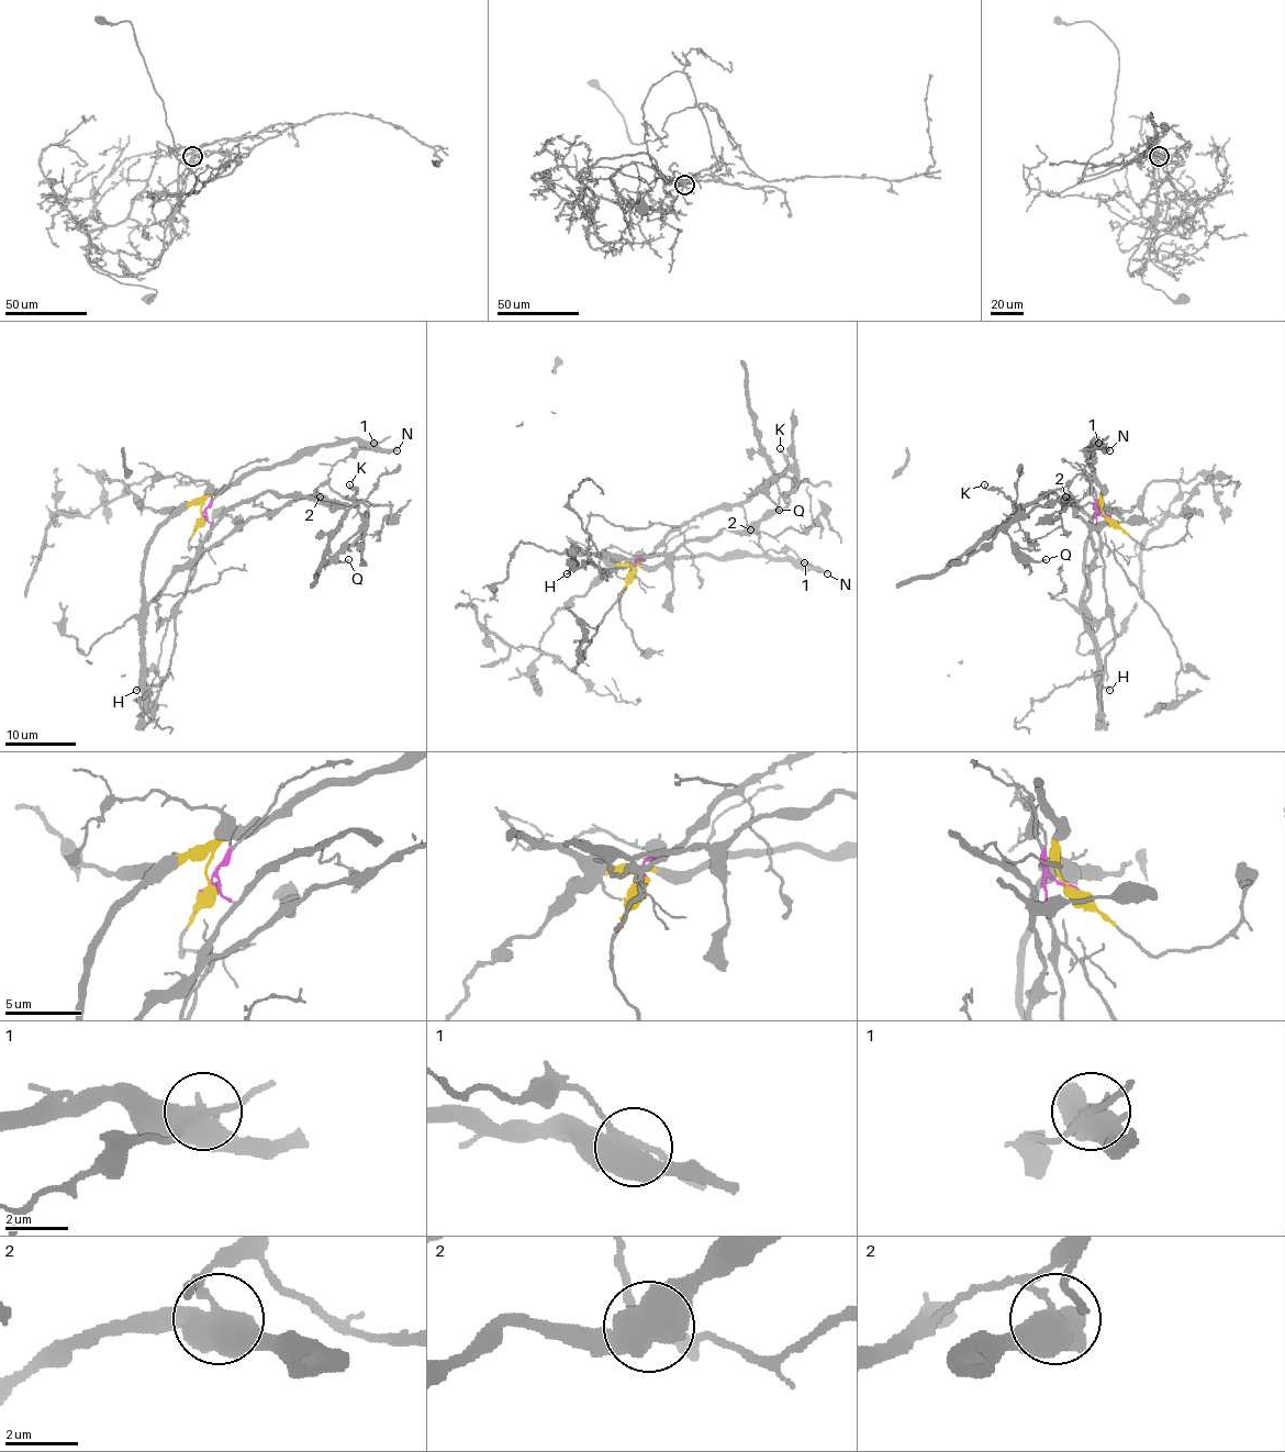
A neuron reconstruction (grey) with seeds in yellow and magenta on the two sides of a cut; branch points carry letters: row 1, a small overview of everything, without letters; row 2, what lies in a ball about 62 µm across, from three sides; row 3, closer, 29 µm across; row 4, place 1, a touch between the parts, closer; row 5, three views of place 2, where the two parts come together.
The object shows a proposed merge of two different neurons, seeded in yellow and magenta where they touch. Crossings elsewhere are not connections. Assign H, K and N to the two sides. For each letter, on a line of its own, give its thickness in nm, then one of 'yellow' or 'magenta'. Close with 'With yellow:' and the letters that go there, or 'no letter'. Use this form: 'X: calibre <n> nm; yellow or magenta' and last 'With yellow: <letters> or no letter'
H: calibre 200 nm; yellow
K: calibre 110 nm; magenta
N: calibre 380 nm; yellow
With yellow: H, N

